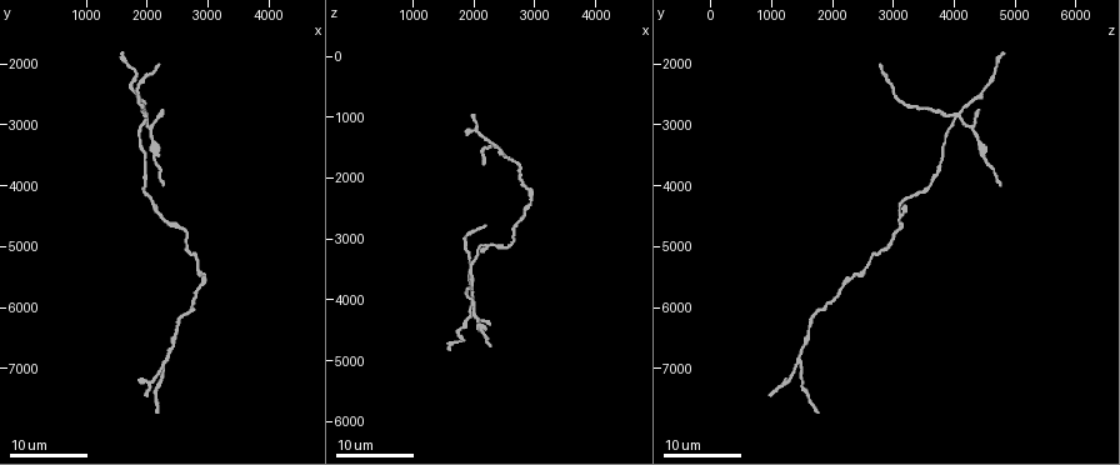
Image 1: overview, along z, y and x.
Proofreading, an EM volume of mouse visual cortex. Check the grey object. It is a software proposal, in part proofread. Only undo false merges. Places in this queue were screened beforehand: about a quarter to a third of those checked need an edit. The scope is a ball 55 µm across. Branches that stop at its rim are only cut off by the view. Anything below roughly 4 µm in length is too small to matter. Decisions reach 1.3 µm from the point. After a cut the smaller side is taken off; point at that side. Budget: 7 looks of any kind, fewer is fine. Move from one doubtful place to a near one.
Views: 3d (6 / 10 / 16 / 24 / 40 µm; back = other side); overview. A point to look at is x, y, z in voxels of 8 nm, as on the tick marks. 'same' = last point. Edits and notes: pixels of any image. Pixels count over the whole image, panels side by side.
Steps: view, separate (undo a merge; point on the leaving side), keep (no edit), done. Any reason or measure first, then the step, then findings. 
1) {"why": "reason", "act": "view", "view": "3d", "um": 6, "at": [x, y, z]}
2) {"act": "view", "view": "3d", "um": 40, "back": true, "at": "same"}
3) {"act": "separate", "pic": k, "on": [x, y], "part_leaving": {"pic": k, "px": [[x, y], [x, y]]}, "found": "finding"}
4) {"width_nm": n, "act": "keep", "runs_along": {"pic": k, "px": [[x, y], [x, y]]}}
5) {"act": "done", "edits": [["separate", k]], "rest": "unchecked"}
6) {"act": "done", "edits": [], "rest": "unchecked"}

{"why": "looks like a crossing", "act": "view", "view": "3d", "um": 24, "at": [2000, 2800, 4050]}

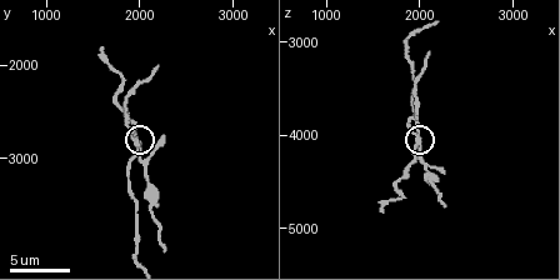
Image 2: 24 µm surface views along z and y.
{"act": "view", "view": "3d", "um": 10, "at": "same"}

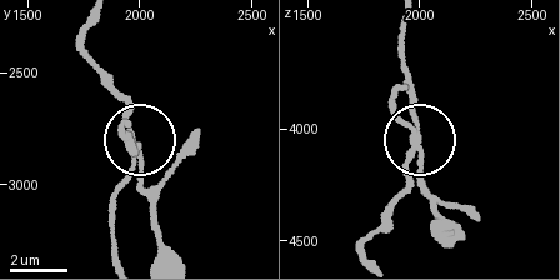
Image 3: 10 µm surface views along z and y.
{"width_nm": 190, "act": "separate", "pic": 3, "on": [141, 183], "part_leaving": {"pic": 3, "px": [[419, 138], [405, 69], [405, 25]]}, "found": "two neurons meet here"}

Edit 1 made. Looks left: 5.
{"why": "see it whole again", "act": "view", "view": "overview"}

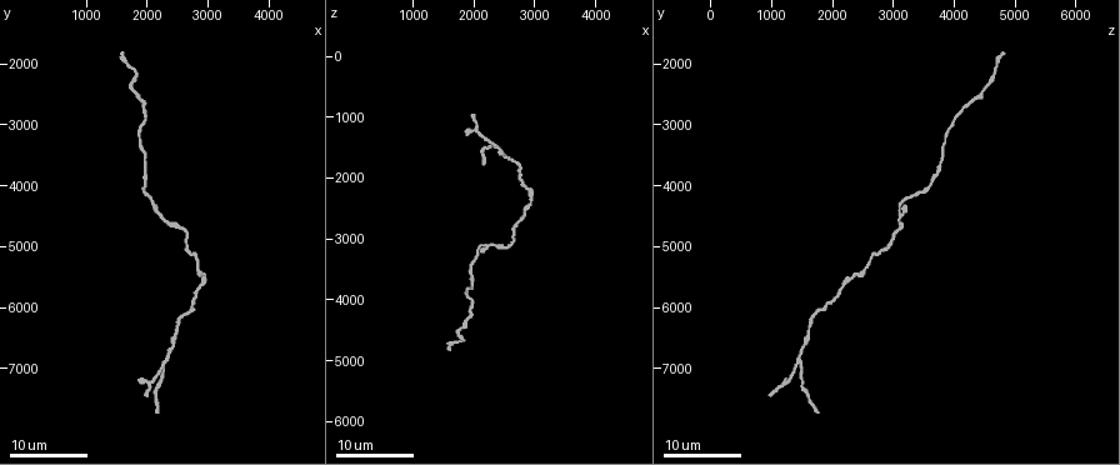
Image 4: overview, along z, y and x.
{"why": "thick turns thin", "act": "view", "view": "3d", "um": 16, "at": [2000, 3700, 3750]}

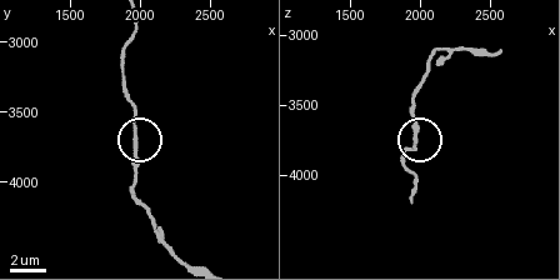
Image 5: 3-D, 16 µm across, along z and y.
{"why": "closer look", "act": "view", "view": "3d", "um": 10, "at": [1960, 3720, 3740]}

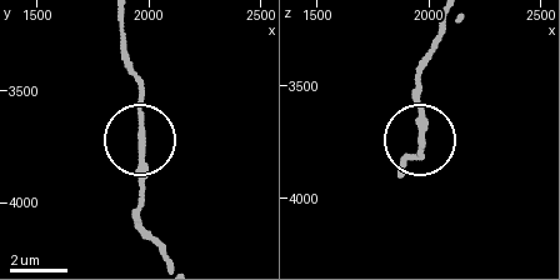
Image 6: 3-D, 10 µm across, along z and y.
{"act": "keep", "runs_along": {"pic": 6, "px": [[165, 256], [141, 225], [141, 78]]}, "found": "continuous, no second neuron"}

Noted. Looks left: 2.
{"act": "view", "view": "3d", "um": 16, "at": [2050, 4200, 3150]}

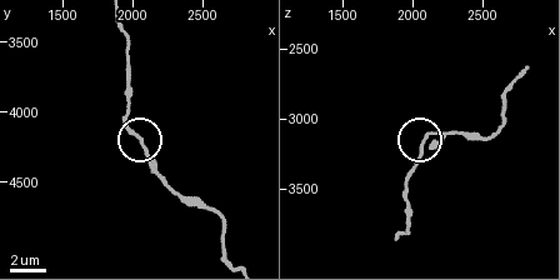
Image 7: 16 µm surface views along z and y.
{"act": "view", "view": "3d", "um": 10, "at": [2080, 4200, 3180]}

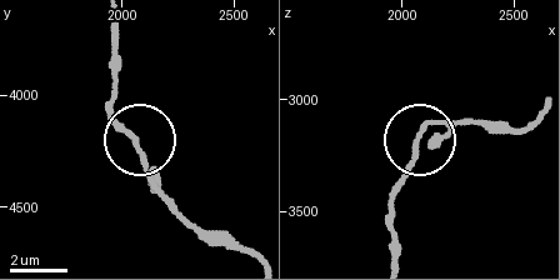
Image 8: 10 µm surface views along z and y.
{"act": "keep", "runs_along": {"pic": 8, "px": [[211, 245], [156, 183], [138, 141], [116, 120]]}, "found": "all the same neuron"}

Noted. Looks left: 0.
{"act": "done", "edits": [["separate", 3]], "rest": "unchecked"}

